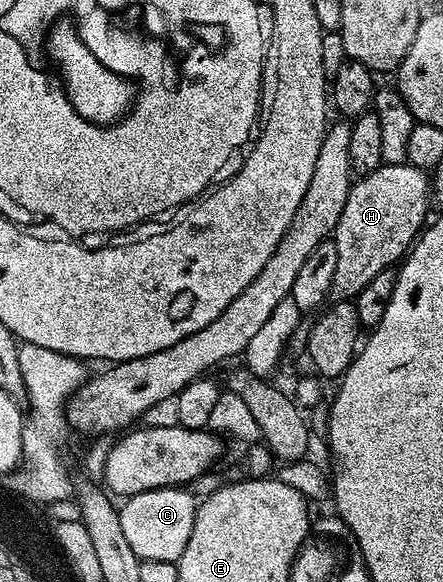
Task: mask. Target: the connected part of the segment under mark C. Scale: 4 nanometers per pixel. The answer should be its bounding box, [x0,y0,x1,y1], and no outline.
[118,486,198,564]

